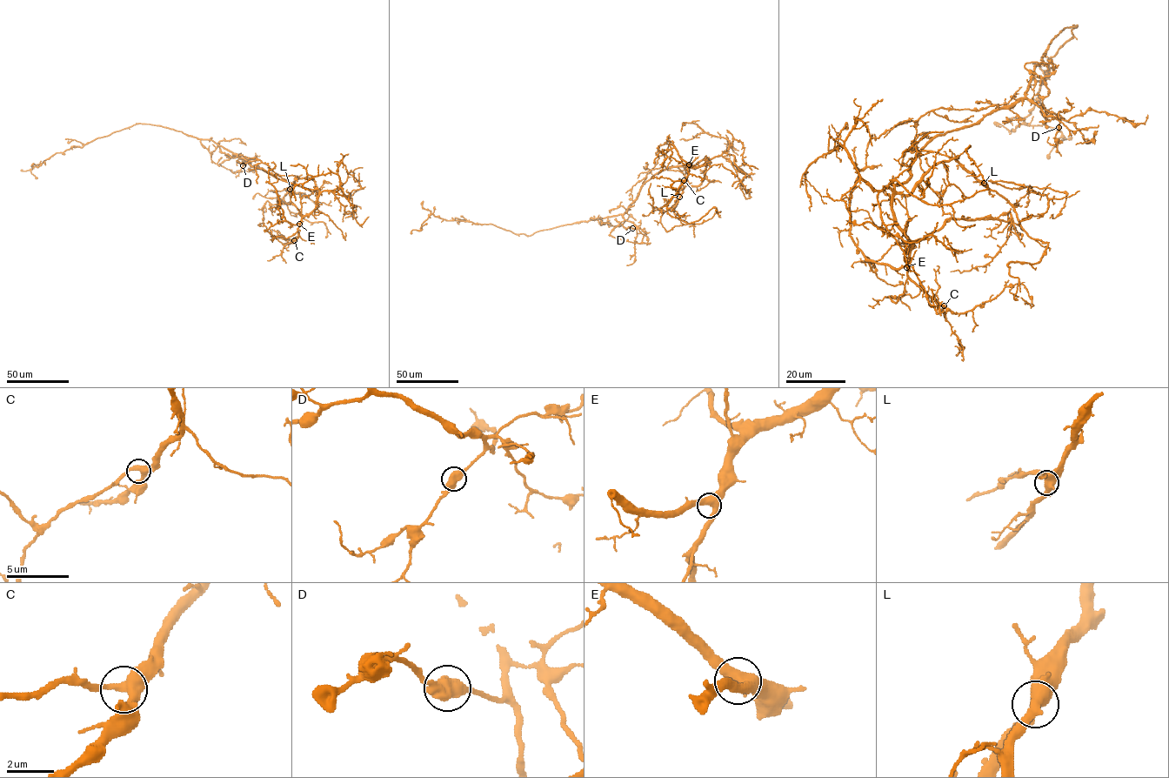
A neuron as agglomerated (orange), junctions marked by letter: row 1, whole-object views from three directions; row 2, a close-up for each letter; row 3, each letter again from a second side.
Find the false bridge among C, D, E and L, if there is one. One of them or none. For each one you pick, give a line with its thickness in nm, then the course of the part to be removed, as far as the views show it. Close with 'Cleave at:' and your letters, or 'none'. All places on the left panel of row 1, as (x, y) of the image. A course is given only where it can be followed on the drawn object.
Cleave at: none

